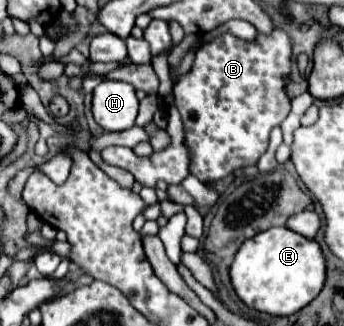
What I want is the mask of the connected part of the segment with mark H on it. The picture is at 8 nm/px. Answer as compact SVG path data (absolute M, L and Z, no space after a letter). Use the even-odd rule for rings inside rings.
M104 80L94 88L94 120L110 132L122 132L134 126L138 114L138 96L132 84Z

